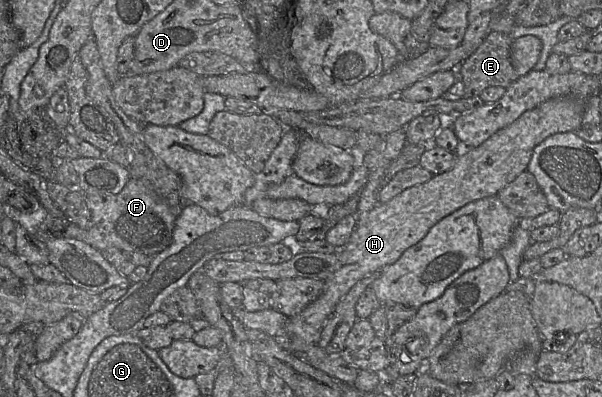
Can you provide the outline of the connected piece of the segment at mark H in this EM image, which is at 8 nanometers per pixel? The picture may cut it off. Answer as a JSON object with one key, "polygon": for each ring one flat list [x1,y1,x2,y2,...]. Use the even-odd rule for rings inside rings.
{"polygon":[[558,97,543,102,526,111,510,125,500,129,481,145,463,148,457,155,454,166,424,184,408,188,386,203,377,203,369,212,357,219,357,224,347,244,338,249,336,270,324,281,323,293,299,314,289,318,287,324,286,348,292,353,302,353,303,347,317,345,329,316,343,296,362,278,379,272,384,266,396,262,405,250,422,240,429,230,441,219,466,204,485,197,495,196,527,169,534,148,547,137,556,133,575,132,582,127,585,104,574,97]]}

